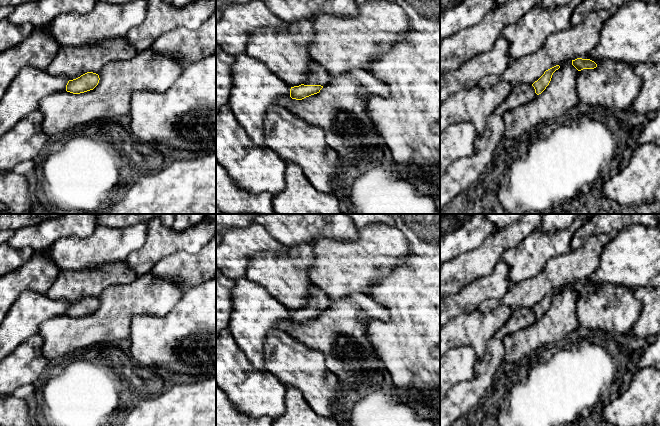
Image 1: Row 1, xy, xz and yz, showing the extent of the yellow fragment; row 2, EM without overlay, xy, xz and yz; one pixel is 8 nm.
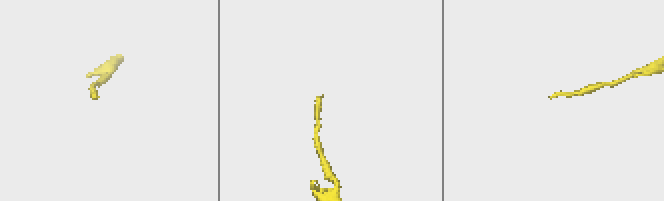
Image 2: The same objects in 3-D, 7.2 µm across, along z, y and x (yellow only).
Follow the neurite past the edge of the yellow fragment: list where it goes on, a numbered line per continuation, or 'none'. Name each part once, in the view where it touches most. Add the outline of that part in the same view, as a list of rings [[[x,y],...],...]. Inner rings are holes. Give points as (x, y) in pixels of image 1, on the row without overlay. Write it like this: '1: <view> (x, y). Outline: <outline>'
1: xz (317, 299). Outline: [[[312,284],[308,291],[307,302],[302,308],[325,310],[329,307],[330,303],[331,300],[328,295],[321,288]]]

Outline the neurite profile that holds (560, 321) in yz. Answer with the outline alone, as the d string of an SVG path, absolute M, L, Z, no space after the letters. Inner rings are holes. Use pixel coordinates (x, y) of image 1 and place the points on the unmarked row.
M572 285L559 290L549 309L534 324L504 337L504 363L508 366L523 365L532 352L554 347L560 340L580 332L576 313L579 295Z

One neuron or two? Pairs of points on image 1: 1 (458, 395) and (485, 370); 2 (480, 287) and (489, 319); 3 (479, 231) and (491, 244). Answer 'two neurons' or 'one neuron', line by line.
1: one neuron
2: two neurons
3: two neurons

